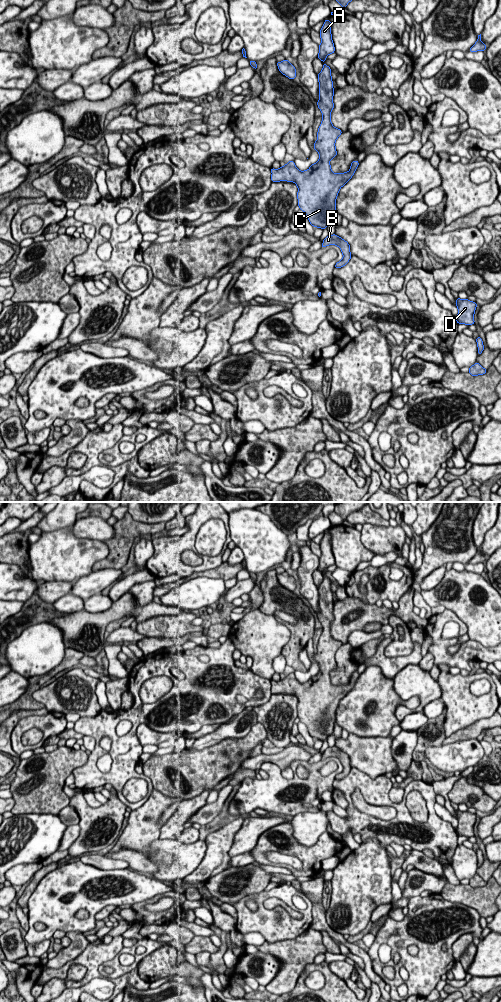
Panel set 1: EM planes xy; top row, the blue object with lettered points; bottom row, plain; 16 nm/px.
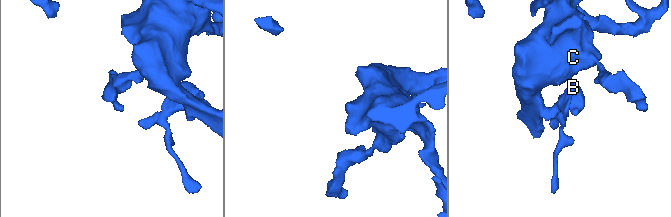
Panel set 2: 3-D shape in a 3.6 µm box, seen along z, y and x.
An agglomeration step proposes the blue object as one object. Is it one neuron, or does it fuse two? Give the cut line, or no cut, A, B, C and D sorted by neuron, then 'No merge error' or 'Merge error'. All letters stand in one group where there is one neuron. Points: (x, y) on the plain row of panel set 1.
No split. Groups: A B C D. No merge error

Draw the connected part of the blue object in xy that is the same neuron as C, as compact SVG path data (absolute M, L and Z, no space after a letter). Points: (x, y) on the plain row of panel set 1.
M324 575L317 588L320 608L317 617L322 624L322 634L314 661L319 665L319 672L305 683L300 683L294 673L288 673L279 681L271 680L271 693L294 694L298 699L300 722L306 725L312 738L325 741L333 734L340 700L352 690L359 674L353 673L350 682L345 685L335 686L331 682L330 672L337 667L335 654L342 643L331 635L334 601L330 579Z

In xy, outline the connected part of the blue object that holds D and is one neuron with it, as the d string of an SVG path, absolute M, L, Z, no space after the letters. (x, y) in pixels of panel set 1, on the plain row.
M457 810L456 818L458 820L458 827L456 829L458 836L475 836L474 825L477 819L476 814L469 813L468 811Z

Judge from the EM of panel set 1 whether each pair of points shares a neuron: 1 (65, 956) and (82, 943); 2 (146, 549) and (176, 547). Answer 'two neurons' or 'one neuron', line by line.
1: one neuron
2: two neurons

